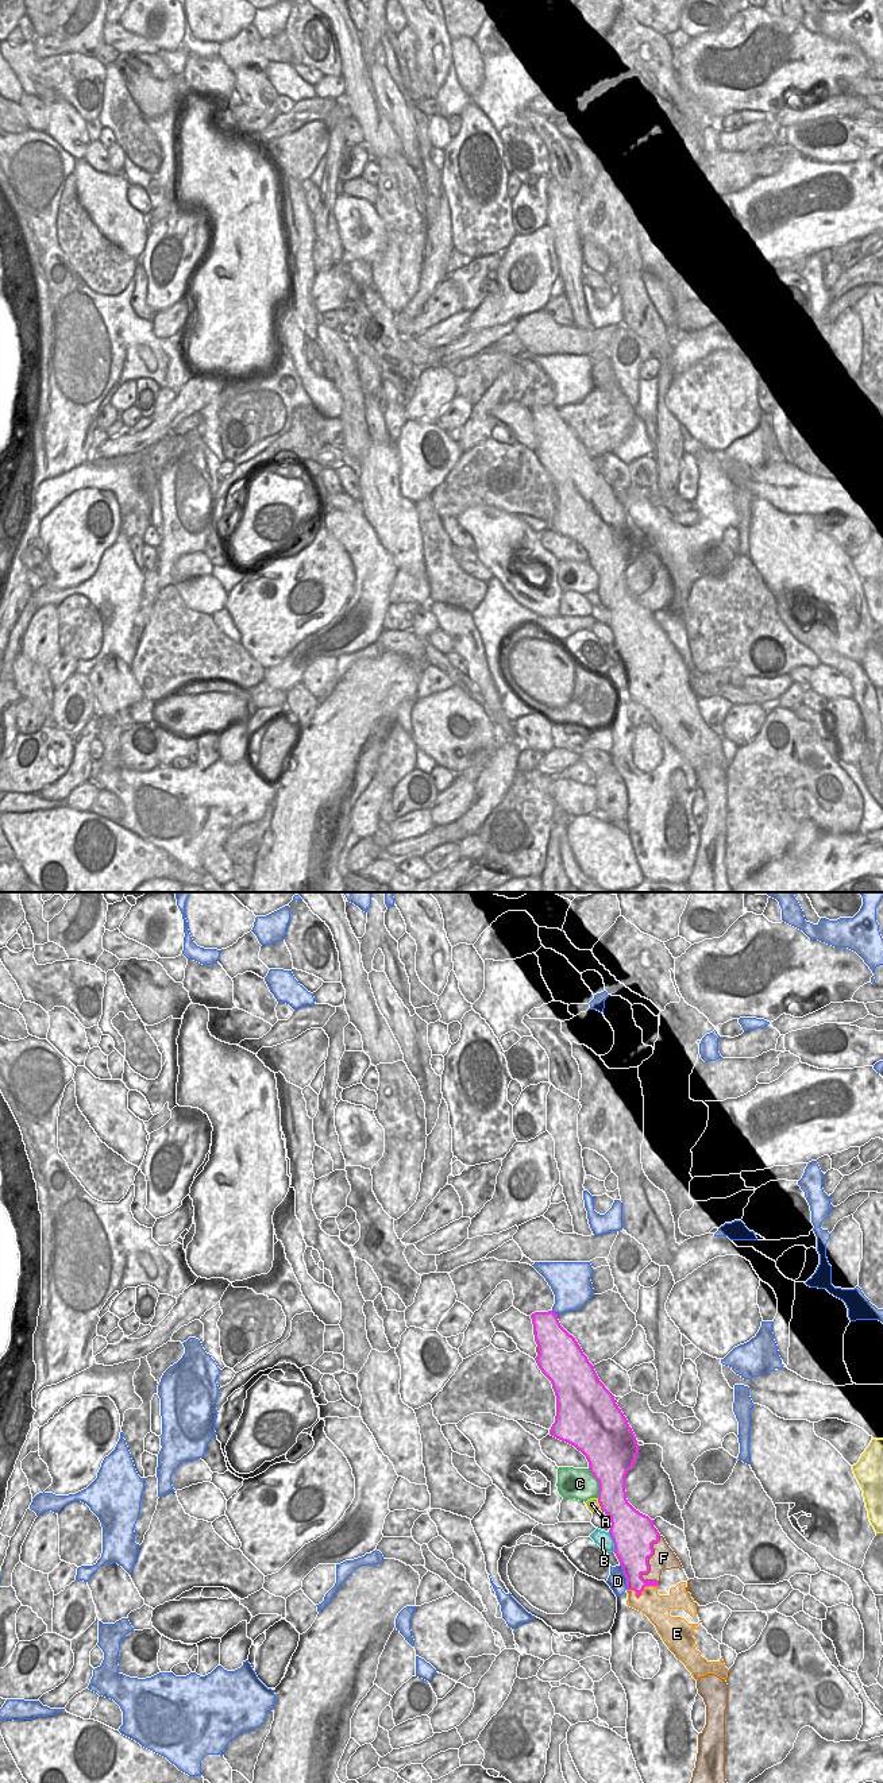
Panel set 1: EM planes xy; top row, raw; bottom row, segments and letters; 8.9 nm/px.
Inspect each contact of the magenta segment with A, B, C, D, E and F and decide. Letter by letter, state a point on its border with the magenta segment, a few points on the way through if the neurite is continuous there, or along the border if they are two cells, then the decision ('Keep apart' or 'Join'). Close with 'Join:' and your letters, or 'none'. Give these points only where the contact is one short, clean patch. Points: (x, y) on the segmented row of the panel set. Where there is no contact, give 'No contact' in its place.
A: Touches magenta at xy (598, 1502). Boundary: xy (597, 1497), (601, 1509). Keep apart
B: Touches magenta at xy (613, 1542). Boundary: xy (608, 1532), (613, 1543), (613, 1551). Keep apart
C: Touches magenta at xy (598, 1484). Boundary: xy (587, 1469), (597, 1481), (597, 1497). Keep apart
D: Touches magenta at xy (625, 1577). Keep apart
E: Touches magenta at xy (640, 1593). Join
F: Touches magenta at xy (647, 1559). Keep apart
Join: E.

